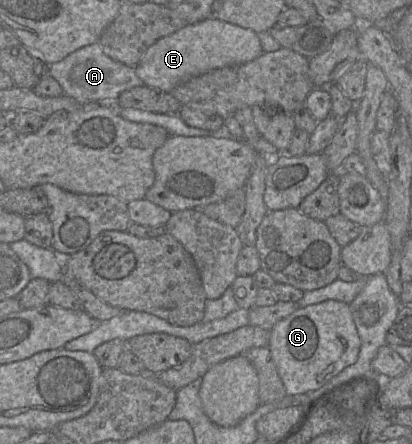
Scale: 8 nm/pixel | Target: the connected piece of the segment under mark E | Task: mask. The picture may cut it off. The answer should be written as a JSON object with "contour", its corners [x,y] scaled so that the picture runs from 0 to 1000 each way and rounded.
{"contour":[[[507,38],[381,90],[325,151],[352,194],[415,209],[447,182],[505,160],[607,140],[641,119],[624,74]]]}

